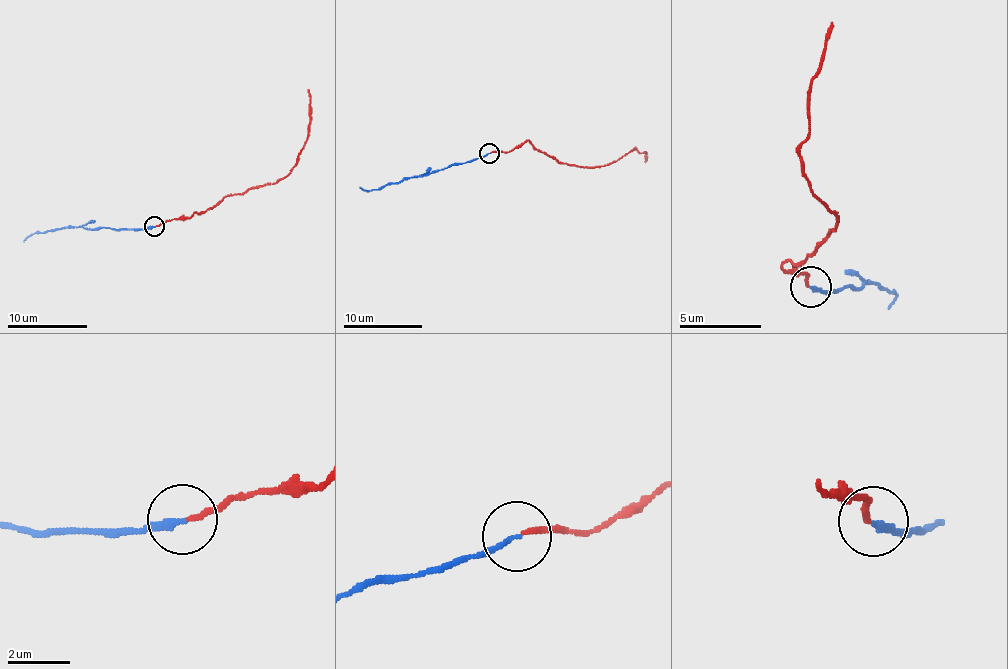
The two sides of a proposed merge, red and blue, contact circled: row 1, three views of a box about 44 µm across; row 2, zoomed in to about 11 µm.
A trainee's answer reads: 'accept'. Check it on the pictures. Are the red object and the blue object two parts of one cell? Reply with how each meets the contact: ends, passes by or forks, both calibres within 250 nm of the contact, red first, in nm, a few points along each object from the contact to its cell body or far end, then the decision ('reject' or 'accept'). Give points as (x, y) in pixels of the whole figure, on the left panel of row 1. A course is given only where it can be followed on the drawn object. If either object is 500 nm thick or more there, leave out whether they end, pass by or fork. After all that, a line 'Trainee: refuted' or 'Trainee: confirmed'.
red ends; blue ends; calibres 160 and 180 nm; course red (155, 225), (209, 210), (227, 195), (239, 195), (279, 181), (297, 162), (305, 142), (309, 124), (307, 90); course blue (153, 225), (134, 229), (67, 226), (61, 230), (31, 233), (23, 241); accept
Trainee: confirmed

